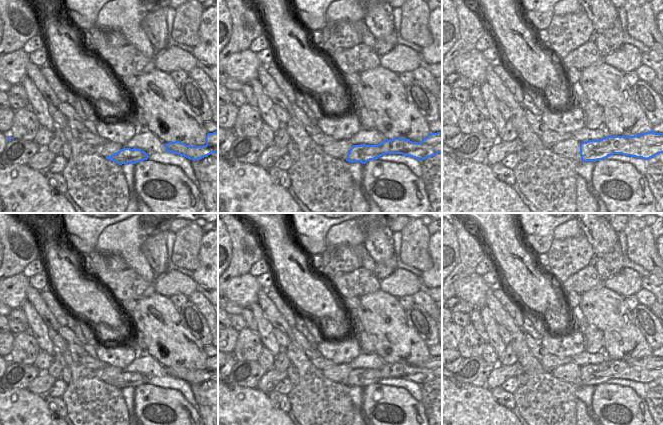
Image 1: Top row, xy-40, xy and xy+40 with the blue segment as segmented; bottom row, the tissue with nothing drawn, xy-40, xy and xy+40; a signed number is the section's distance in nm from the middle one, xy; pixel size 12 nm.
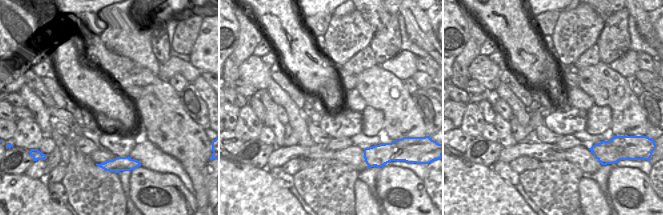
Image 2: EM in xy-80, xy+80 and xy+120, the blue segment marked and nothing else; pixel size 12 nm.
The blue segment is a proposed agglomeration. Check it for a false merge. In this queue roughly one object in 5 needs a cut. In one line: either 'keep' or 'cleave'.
cleave

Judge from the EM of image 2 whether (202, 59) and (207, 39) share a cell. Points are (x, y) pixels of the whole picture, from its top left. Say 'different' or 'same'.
same

